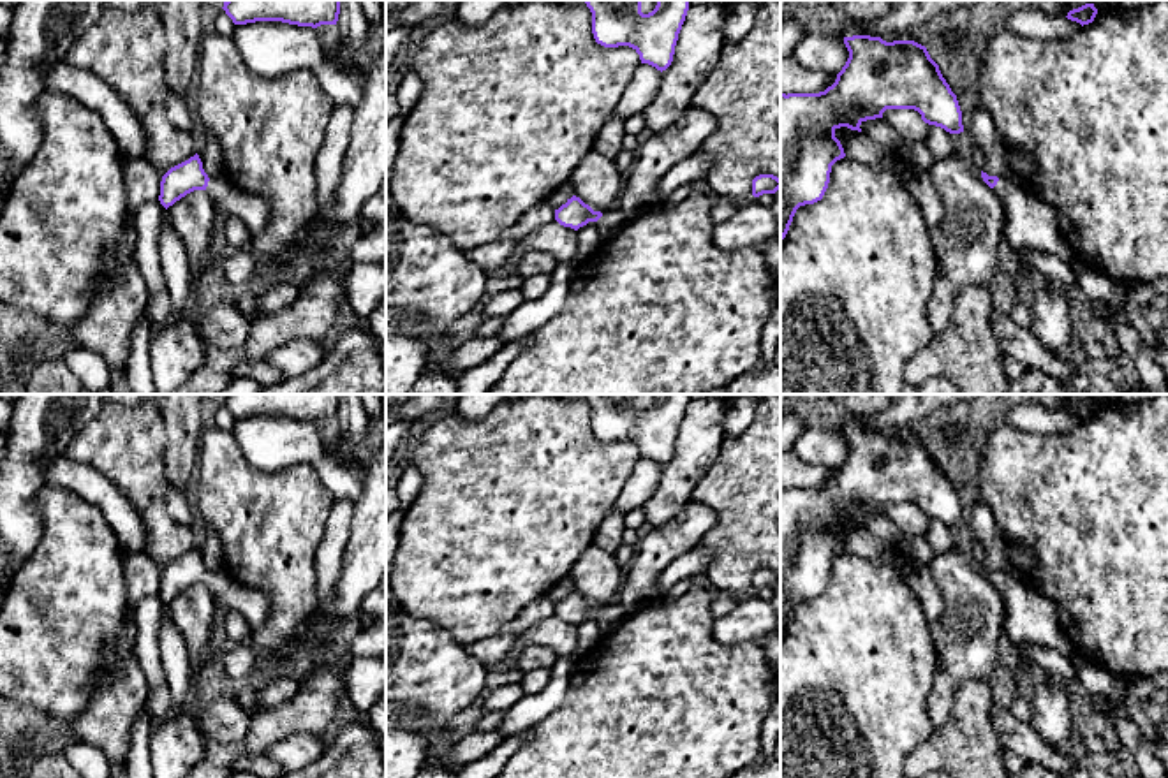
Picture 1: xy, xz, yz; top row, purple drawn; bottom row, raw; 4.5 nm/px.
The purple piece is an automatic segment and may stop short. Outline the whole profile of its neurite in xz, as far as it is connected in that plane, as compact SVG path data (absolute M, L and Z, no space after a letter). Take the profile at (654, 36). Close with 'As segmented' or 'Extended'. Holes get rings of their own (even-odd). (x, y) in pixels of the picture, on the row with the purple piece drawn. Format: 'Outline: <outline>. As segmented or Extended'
Outline: M583 0L592 12L592 33L604 48L629 46L641 63L666 70L675 55L678 33L689 11L689 0Z. Extended

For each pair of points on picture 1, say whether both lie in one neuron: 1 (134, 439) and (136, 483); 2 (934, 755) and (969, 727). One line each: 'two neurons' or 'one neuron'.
1: one neuron
2: one neuron

